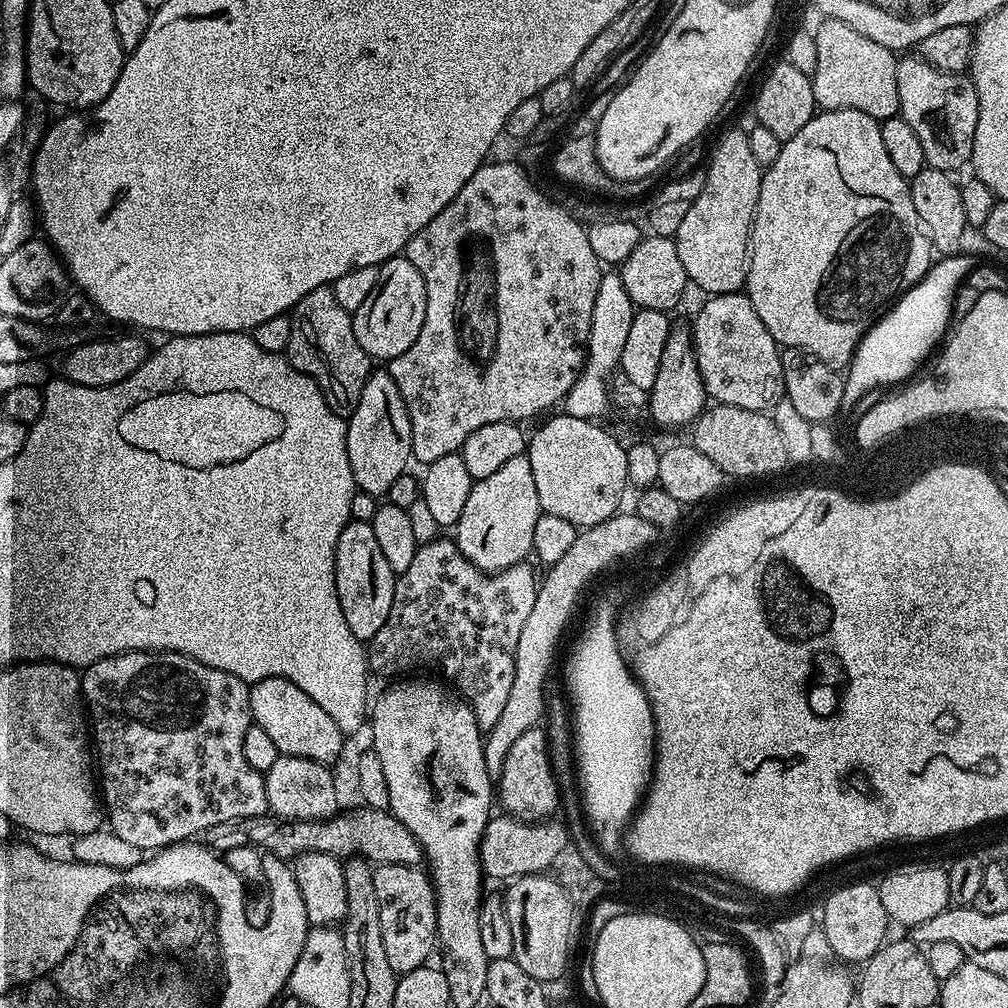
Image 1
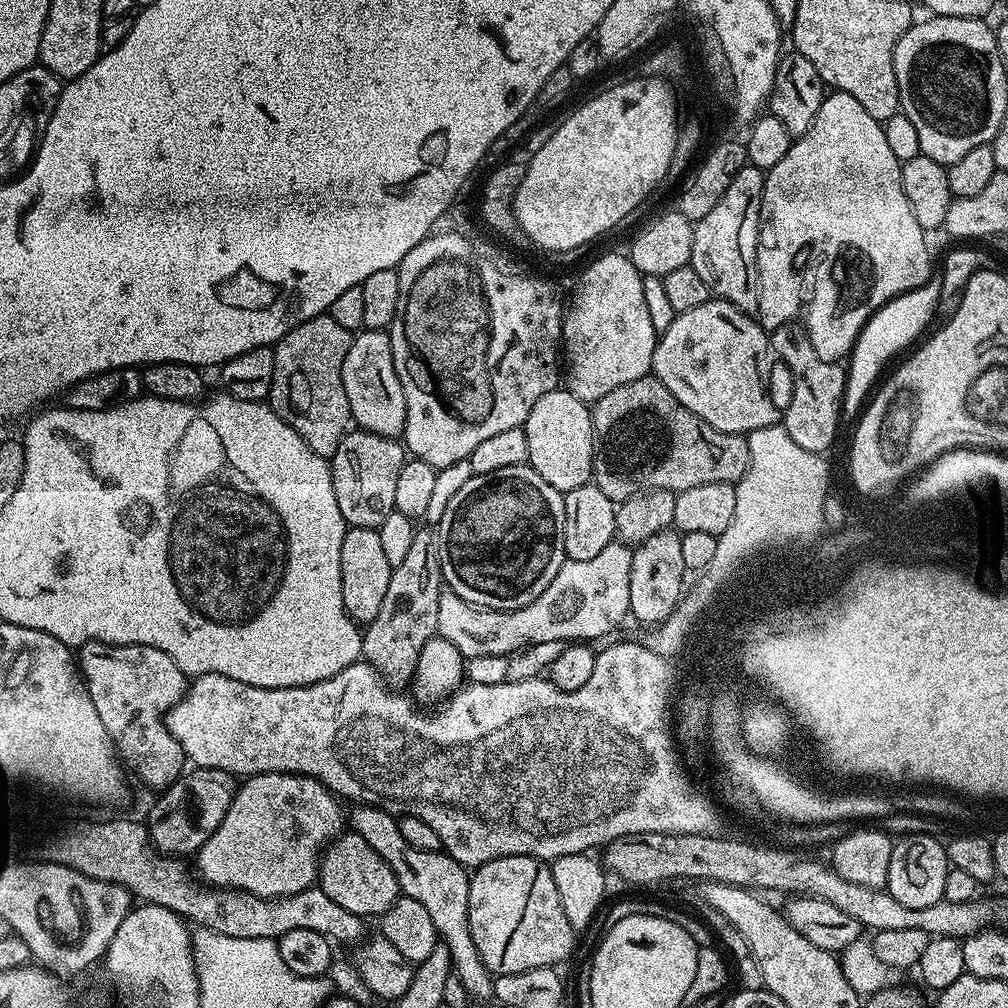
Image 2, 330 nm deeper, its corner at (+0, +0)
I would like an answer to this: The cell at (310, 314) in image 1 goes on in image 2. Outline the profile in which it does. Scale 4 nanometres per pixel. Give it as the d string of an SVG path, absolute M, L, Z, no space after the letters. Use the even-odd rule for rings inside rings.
M327 314L315 316L290 330L274 346L274 382L268 392L270 407L314 450L314 454L331 458L338 450L338 442L350 431L353 423L350 402L342 380L342 366L347 351L353 342L353 333L348 332Z

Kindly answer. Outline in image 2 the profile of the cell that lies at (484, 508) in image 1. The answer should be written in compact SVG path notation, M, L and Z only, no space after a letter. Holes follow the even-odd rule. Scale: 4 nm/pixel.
M531 464L506 466L494 474L473 476L446 506L446 514L438 525L440 539L440 572L445 585L466 603L494 611L518 611L536 598L553 582L565 562L564 493L559 492Z

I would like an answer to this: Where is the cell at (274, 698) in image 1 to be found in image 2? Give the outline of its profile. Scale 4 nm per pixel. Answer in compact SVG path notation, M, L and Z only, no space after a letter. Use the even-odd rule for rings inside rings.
M356 806L350 812L350 828L370 846L383 860L388 863L390 870L398 878L400 891L403 895L414 898L414 902L422 902L422 907L430 913L436 927L437 937L443 942L452 958L452 971L458 978L462 978L462 986L466 986L469 997L473 1001L493 999L493 973L482 962L478 954L478 946L474 946L474 938L468 929L468 903L470 890L468 889L469 873L464 865L459 864L454 857L443 851L427 852L414 850L406 838L402 838L399 819L391 812L375 806Z

